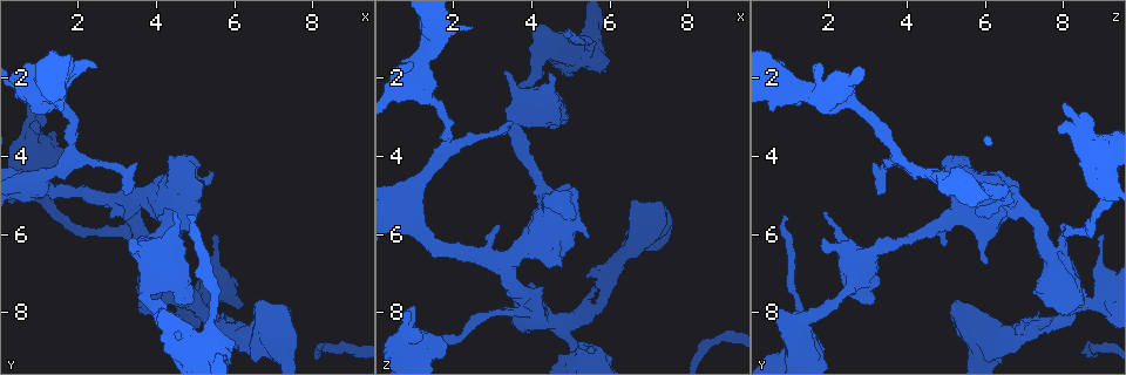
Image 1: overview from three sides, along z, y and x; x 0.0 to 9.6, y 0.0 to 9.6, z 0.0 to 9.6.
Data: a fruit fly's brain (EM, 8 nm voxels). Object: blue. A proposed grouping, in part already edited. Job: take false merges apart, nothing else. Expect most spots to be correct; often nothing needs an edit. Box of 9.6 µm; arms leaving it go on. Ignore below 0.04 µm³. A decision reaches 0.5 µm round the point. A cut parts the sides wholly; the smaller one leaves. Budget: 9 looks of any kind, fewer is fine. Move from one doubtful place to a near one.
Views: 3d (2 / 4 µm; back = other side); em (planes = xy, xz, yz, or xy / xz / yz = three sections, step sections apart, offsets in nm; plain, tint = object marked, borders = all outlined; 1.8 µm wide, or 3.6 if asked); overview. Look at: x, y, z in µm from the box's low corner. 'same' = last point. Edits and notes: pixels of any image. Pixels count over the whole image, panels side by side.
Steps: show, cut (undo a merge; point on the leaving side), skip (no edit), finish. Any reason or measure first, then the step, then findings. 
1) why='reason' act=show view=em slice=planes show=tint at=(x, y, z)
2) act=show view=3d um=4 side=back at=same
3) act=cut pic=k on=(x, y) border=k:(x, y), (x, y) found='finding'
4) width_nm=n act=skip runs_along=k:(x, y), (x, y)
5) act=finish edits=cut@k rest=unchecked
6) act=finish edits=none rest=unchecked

why='sudden change in width' act=show view=em slice=yz step=8 show=tint at=(1.45, 1.95, 0.85)

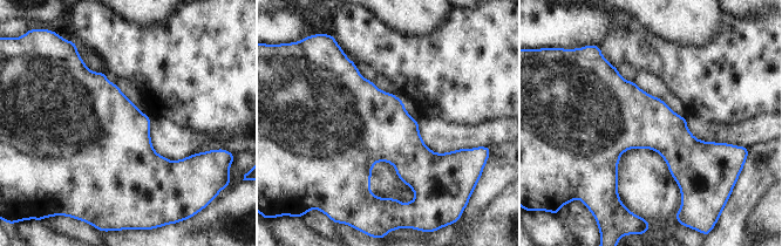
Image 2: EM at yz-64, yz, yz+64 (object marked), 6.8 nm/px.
why='another direction' act=show view=em slice=xz step=4 show=tint at=same

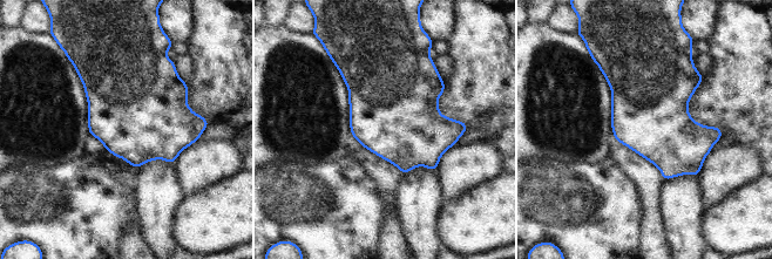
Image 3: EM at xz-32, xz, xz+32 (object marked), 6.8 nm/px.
act=skip found='one neuron here'

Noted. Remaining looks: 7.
why='touches itself' act=show view=3d um=4 at=(4.50, 8.45, 1.30)

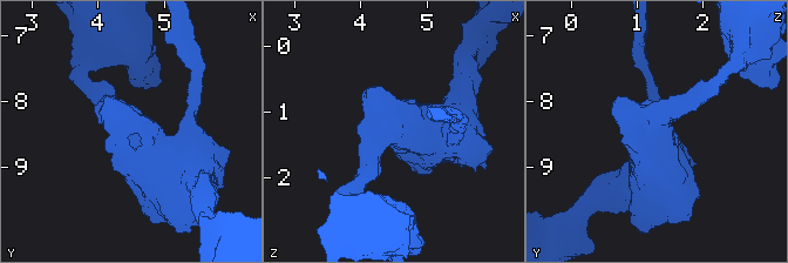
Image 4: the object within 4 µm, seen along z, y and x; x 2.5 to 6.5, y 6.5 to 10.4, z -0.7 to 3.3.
why='need the tissue' act=show view=em um=3.6 slice=yz step=4 show=tint at=(4.55, 8.45, 1.30)

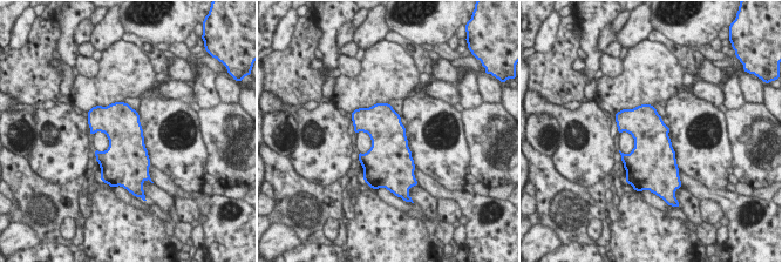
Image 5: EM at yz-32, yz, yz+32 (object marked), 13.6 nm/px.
width_nm=480 act=skip found='all the same neuron'

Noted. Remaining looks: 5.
why='calibre changes' act=show view=3d um=4 at=(0.85, 4.80, 5.60)

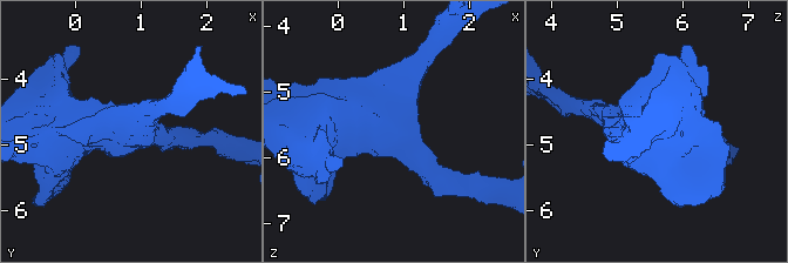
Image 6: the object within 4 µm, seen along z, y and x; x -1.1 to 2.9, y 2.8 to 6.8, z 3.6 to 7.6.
why='shape alone is not enough' act=show view=em um=3.6 slice=xy step=16 show=tint at=(0.90, 4.85, 5.55)

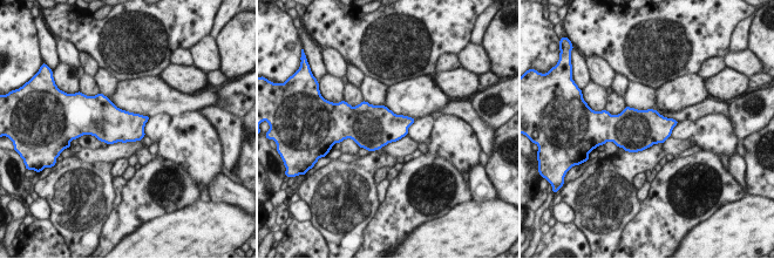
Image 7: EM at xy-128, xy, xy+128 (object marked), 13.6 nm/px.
act=skip found='one neuron here'

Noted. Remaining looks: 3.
act=show view=em um=3.6 slice=yz step=8 show=tint at=(5.50, 7.05, 9.00)

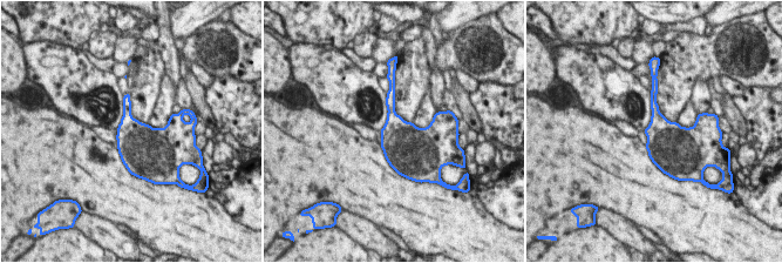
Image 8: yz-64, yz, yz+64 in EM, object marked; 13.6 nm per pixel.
width_nm=500 act=skip found='all the same neuron'

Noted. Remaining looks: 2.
act=finish edits=none rest=unchecked

